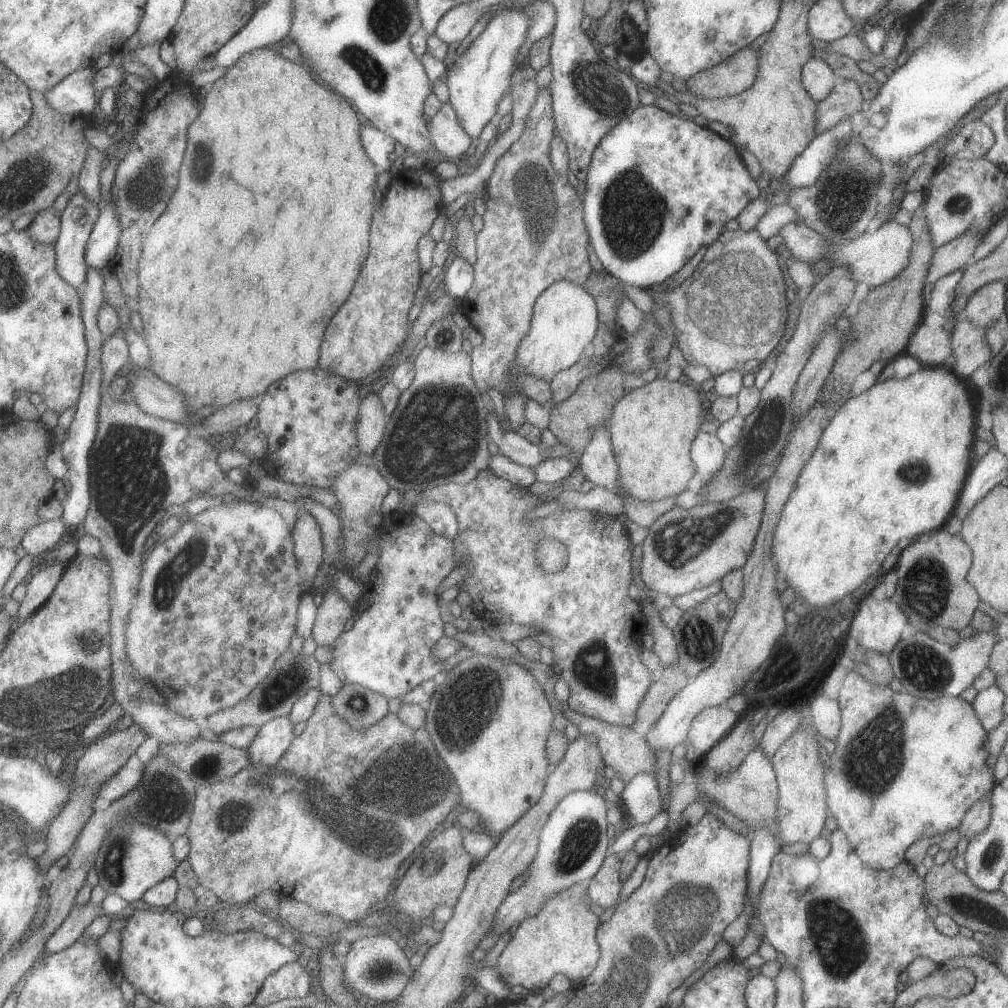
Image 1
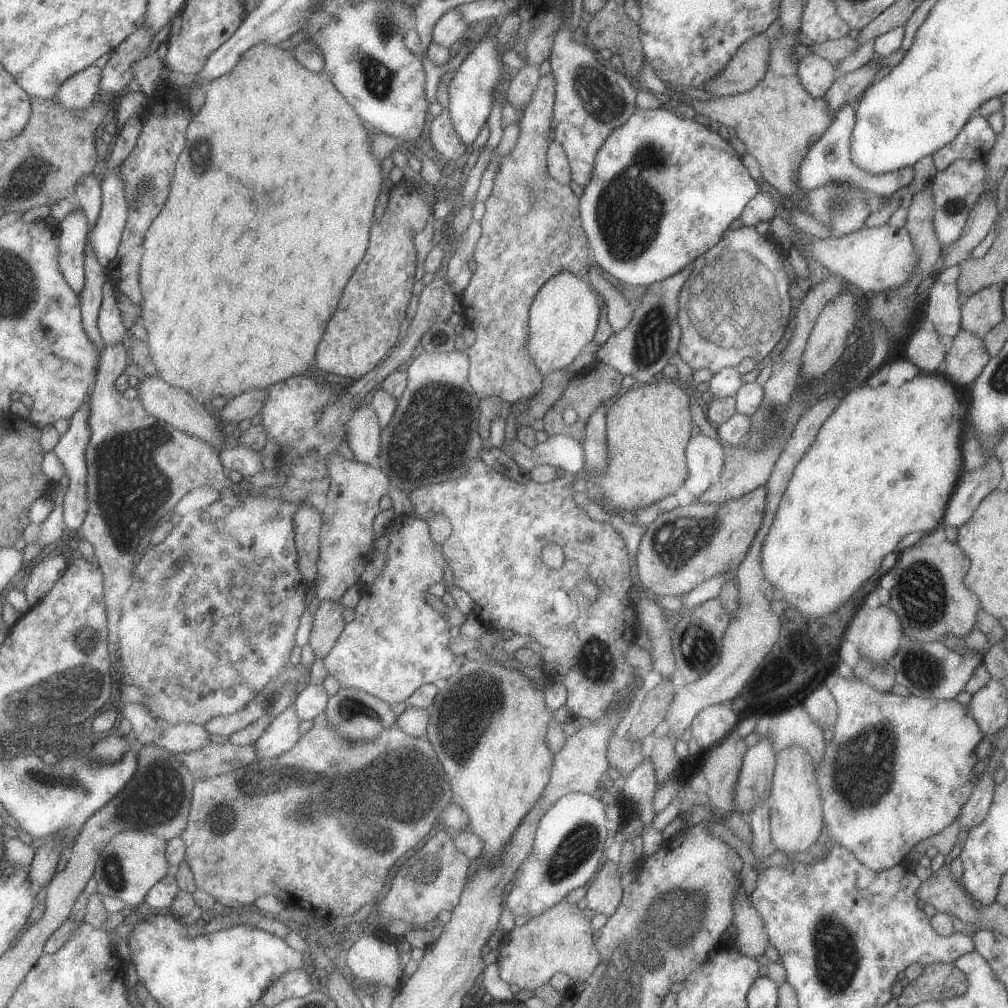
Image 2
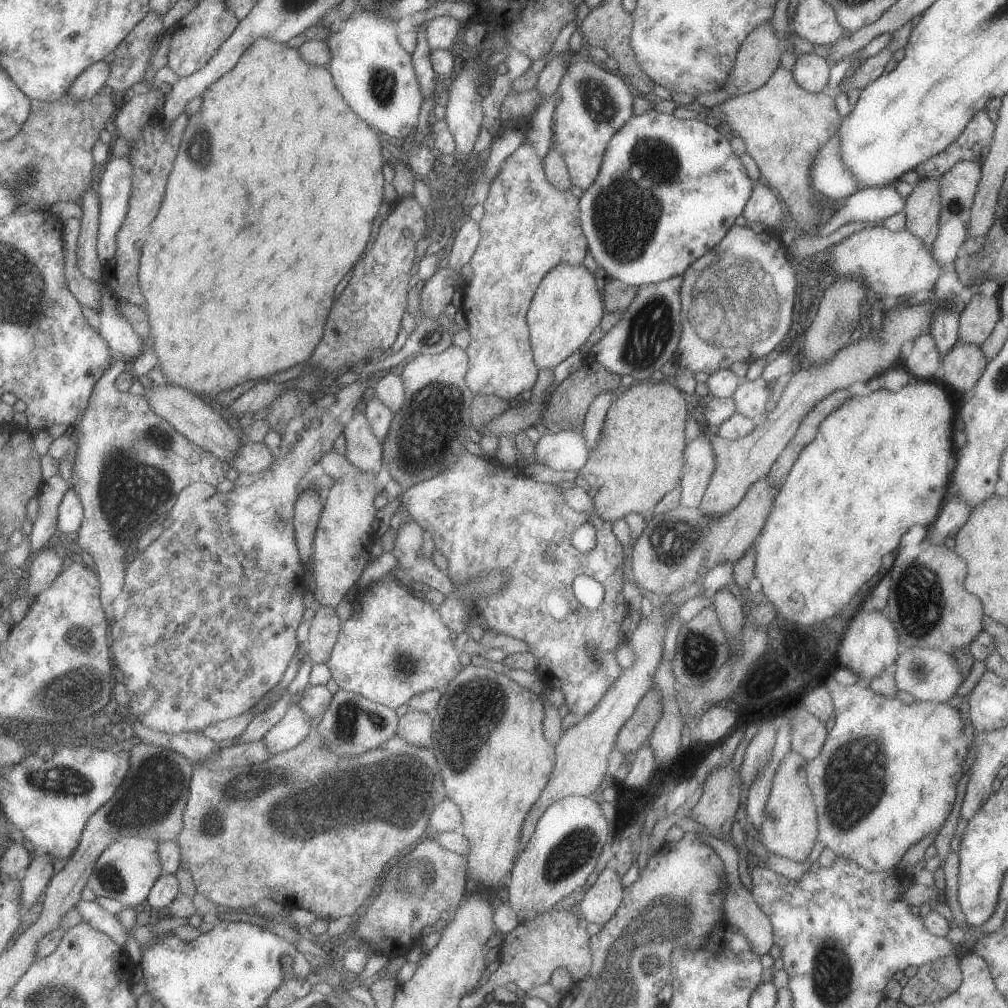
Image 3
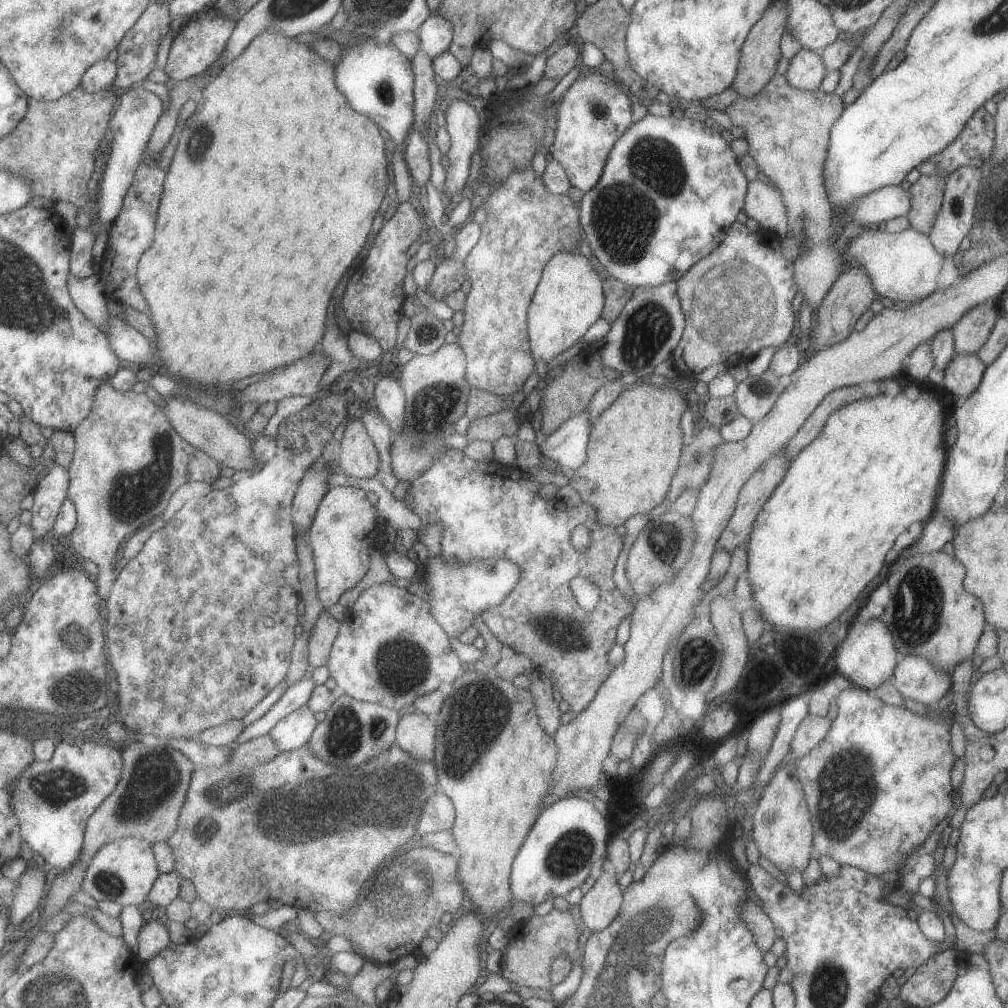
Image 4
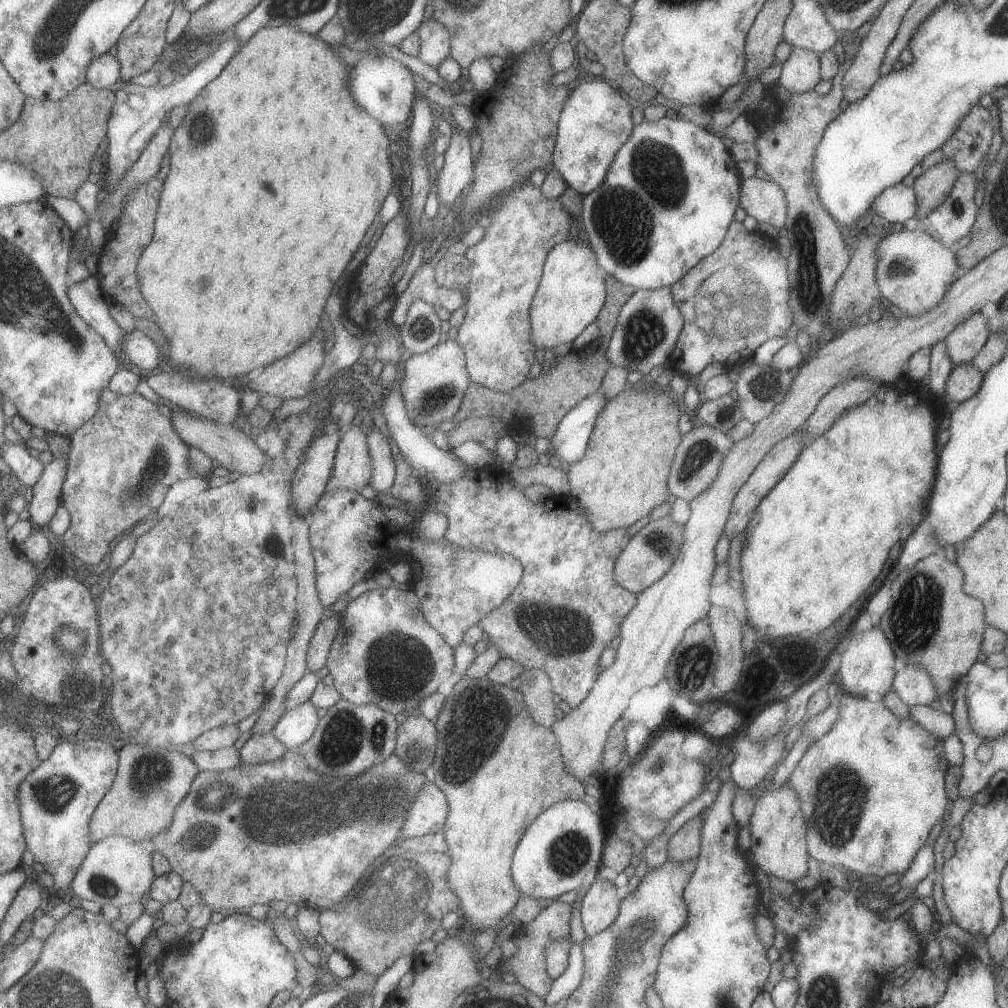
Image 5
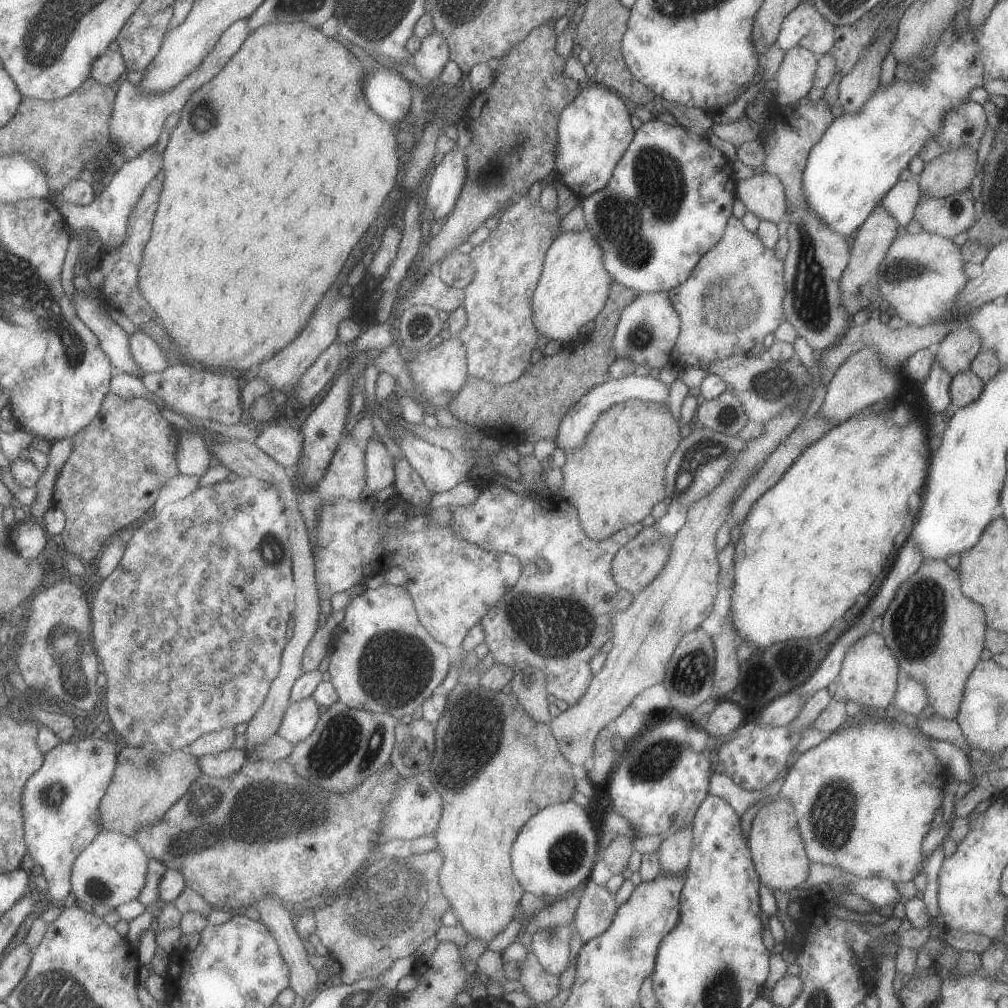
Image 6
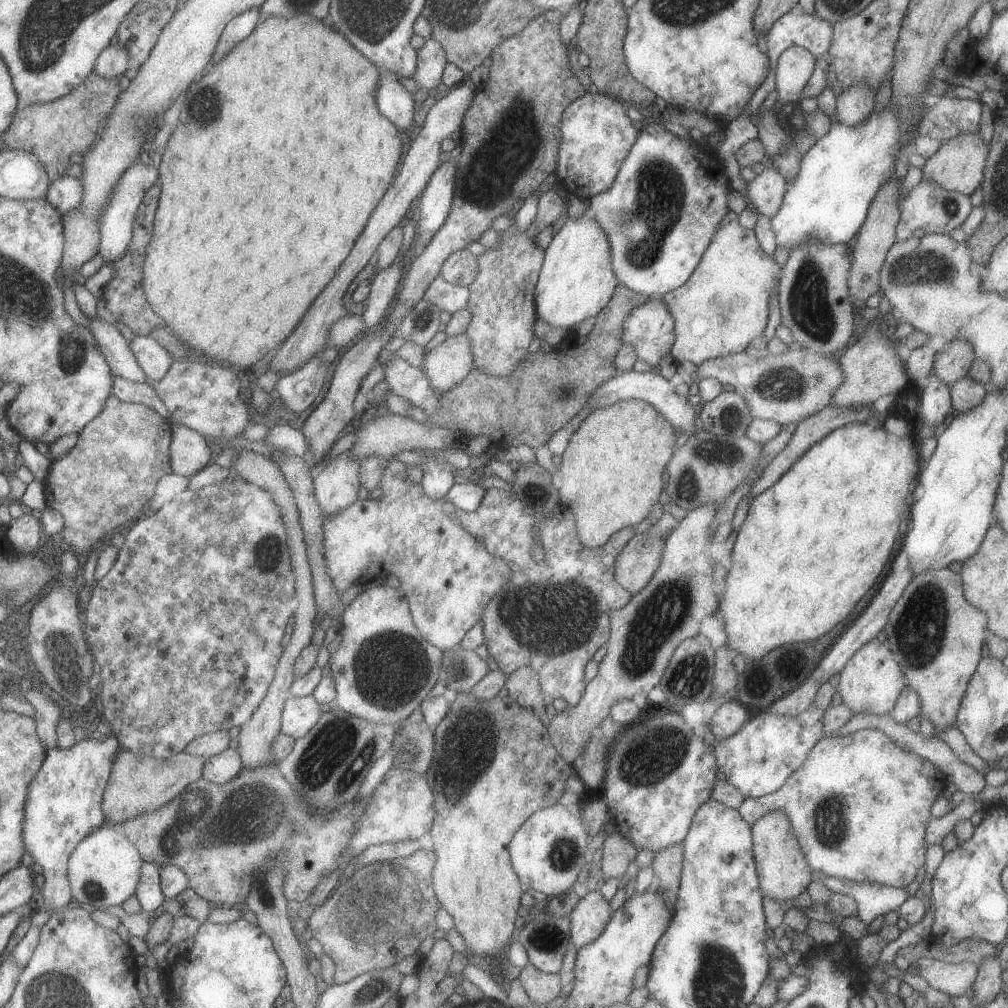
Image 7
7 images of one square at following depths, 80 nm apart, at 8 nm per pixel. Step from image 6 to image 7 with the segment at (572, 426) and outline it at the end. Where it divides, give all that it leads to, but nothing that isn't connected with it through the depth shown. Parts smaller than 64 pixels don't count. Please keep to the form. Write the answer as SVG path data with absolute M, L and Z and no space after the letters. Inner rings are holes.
M628 371L609 378L603 382L602 386L592 394L590 398L590 406L592 409L601 409L612 406L617 402L627 400L641 400L656 407L670 424L675 428L682 428L682 433L688 433L689 436L696 432L696 412L694 406L688 404L688 398L681 398L674 391L674 387L662 375L655 373L639 373L637 371Z

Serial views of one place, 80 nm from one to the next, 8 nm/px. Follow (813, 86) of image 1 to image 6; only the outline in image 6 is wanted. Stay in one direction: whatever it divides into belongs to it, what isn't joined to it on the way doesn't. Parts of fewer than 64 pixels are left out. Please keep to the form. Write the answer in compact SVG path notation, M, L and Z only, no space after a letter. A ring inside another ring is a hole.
M804 47L788 49L771 85L777 89L777 101L788 106L808 96L813 82L819 56Z

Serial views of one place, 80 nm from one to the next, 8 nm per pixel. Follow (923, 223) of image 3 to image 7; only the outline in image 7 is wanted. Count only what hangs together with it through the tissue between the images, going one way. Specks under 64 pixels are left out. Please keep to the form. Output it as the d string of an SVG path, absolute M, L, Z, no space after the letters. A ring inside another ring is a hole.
M964 133L947 140L923 166L923 178L947 191L970 195L980 188L989 151L989 142L983 142L980 133Z

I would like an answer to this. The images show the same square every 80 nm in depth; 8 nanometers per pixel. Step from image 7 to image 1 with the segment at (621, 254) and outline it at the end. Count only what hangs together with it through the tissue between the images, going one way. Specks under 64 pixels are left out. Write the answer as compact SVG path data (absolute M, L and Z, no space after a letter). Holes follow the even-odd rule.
M642 104L630 116L622 119L620 124L611 128L603 136L603 140L595 148L585 184L587 191L584 196L584 220L587 221L588 232L591 233L592 246L594 246L597 254L598 266L604 268L626 285L639 286L647 290L662 285L667 278L674 276L696 252L701 248L708 248L714 240L718 239L724 230L724 226L730 220L736 219L753 200L764 196L756 181L748 173L740 150L730 139L726 140L711 129L696 125L693 118L687 118L683 114L672 115L656 105Z

